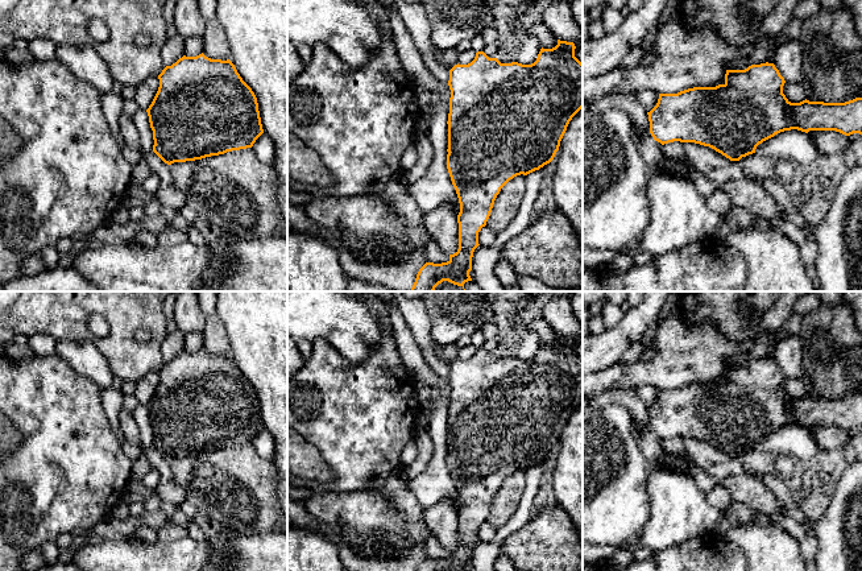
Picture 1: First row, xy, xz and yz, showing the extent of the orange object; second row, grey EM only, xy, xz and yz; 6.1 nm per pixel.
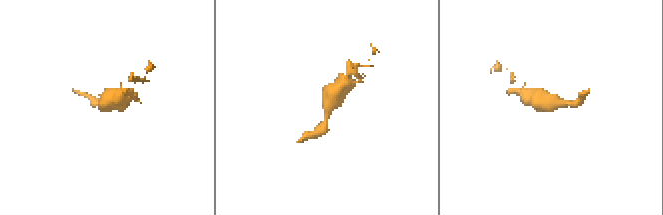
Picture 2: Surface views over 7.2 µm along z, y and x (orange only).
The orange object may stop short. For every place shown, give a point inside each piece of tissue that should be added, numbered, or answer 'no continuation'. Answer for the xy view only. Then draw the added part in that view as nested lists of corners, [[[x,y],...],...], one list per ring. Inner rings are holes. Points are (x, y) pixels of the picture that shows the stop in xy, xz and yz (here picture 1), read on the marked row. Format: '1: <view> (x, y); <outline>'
no continuation

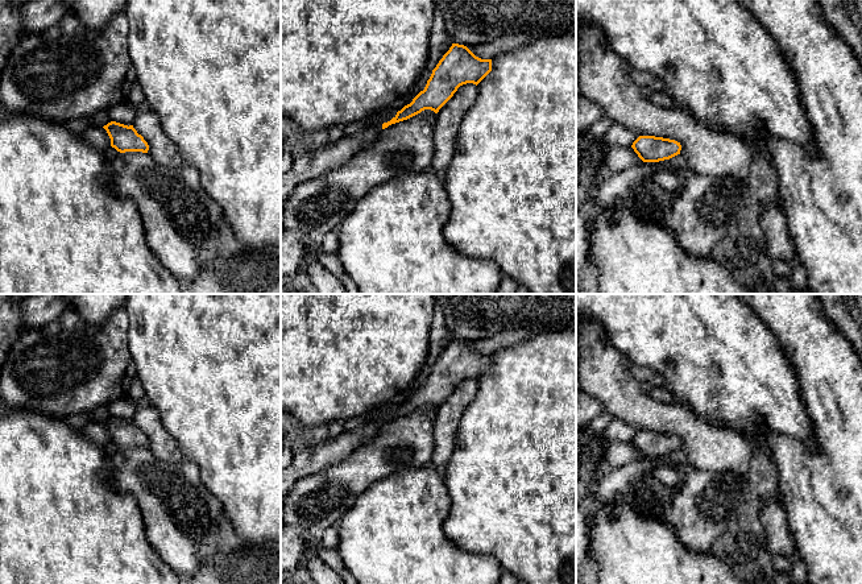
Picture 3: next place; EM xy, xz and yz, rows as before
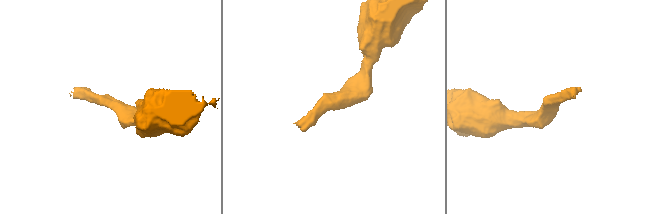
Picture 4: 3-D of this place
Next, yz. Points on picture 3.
no continuation

